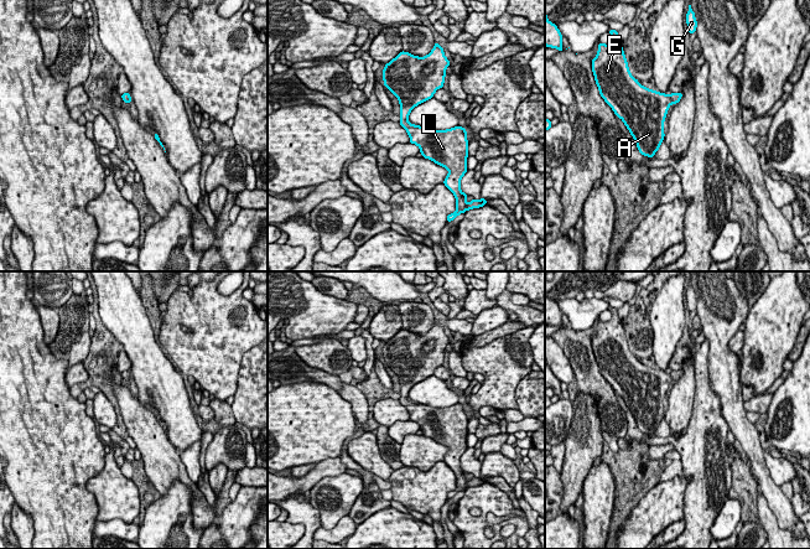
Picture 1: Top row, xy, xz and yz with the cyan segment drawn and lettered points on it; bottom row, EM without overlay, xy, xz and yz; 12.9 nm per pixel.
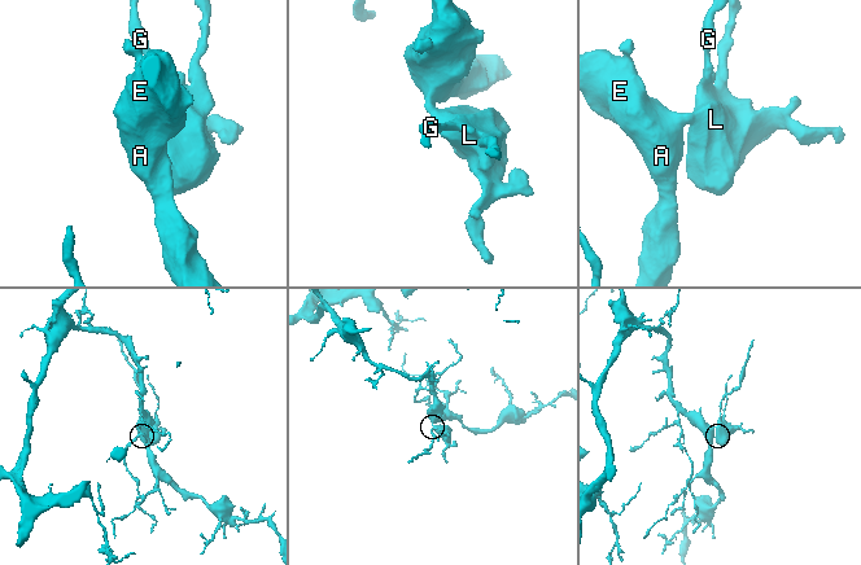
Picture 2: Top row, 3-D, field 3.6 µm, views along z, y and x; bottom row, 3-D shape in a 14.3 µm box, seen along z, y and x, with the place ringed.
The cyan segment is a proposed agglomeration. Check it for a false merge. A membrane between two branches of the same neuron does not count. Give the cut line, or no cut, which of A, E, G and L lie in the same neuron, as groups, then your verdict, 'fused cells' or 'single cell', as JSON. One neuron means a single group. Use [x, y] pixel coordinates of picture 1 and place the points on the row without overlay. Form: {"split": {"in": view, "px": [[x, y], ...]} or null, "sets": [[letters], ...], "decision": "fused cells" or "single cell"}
{"split": null, "sets": [["A", "E", "G", "L"]], "decision": "single cell"}

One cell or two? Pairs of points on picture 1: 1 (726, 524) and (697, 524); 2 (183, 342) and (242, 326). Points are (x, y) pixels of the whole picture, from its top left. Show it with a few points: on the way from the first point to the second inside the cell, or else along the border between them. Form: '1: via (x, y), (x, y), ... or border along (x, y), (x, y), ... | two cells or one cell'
1: border along (727, 500), (711, 527), (711, 535) | two cells
2: via (198, 342), (212, 342), (227, 327) | one cell

